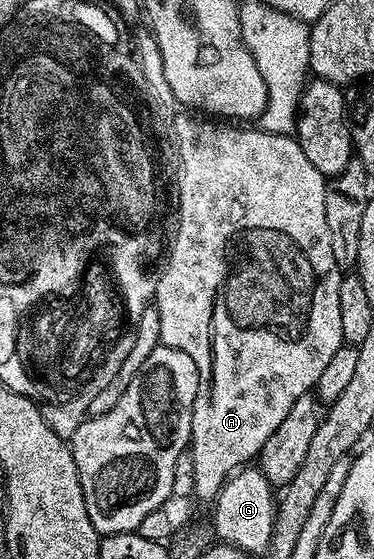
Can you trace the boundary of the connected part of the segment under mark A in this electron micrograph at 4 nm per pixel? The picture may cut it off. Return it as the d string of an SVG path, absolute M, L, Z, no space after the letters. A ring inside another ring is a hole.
M177 113L173 117L173 141L177 148L177 157L179 166L177 169L177 198L179 200L177 208L179 209L179 221L177 222L177 234L173 237L173 246L169 248L169 254L160 268L157 276L157 293L155 296L155 305L159 309L159 333L161 334L161 343L171 349L179 349L183 353L187 353L187 357L191 357L191 361L195 361L197 372L199 373L199 389L195 397L195 405L193 406L193 416L191 417L191 437L189 438L188 452L195 461L195 483L193 485L193 495L196 498L216 500L221 493L221 488L225 486L227 480L238 469L244 468L246 465L252 464L258 458L263 449L263 445L267 445L267 437L271 437L271 433L275 433L275 429L279 429L279 424L283 422L283 417L287 417L287 413L291 413L291 405L295 405L295 401L299 401L299 397L303 397L306 393L312 392L317 386L323 369L331 361L331 357L335 357L335 353L345 343L343 337L343 320L339 318L339 285L343 269L335 261L335 252L331 249L331 233L327 230L327 208L323 205L323 197L325 196L326 176L319 173L319 169L315 169L315 165L311 165L311 161L307 161L307 153L303 153L303 149L297 144L293 135L276 135L270 131L262 131L254 129L249 125L230 125L225 121L214 121L209 117L198 117L193 113Z

